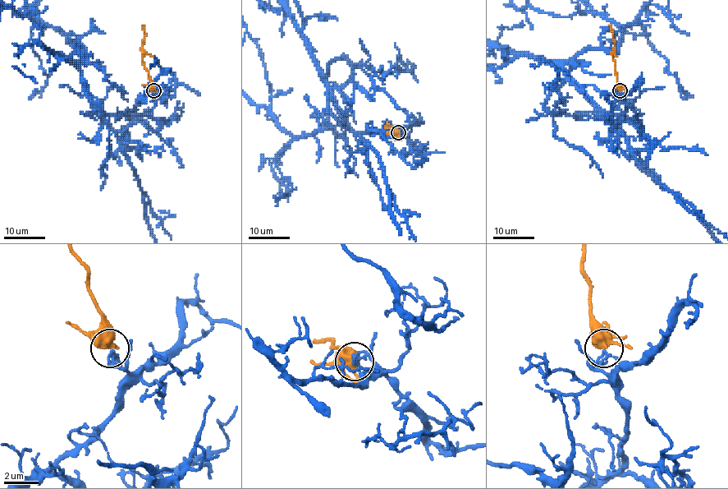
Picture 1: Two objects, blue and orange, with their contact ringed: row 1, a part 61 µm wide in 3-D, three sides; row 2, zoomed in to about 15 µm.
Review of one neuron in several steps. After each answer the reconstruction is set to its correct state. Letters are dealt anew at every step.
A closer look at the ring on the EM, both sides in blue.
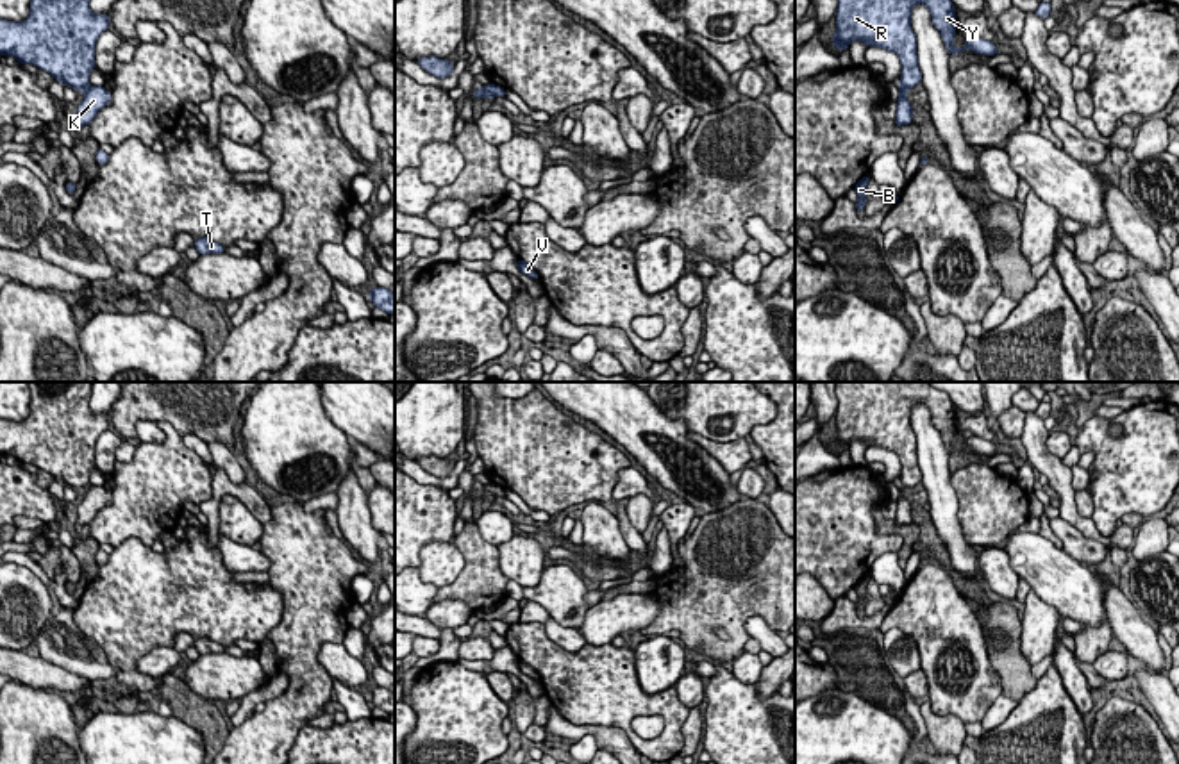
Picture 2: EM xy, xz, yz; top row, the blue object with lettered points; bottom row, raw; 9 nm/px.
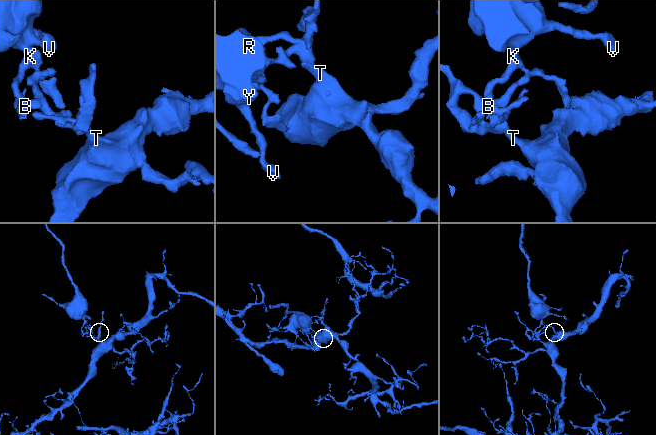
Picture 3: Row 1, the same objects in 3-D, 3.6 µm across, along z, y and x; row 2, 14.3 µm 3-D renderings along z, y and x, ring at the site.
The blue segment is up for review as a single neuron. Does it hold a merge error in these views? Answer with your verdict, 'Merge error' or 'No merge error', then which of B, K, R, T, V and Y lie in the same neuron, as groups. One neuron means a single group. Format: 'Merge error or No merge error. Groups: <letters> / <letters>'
Merge error. Groups: B K T / R V Y

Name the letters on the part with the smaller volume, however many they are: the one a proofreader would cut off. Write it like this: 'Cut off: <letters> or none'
Cut off: R, V, Y

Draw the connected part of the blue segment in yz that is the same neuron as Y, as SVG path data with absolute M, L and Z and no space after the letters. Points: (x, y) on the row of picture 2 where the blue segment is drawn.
M838 0L832 45L849 48L854 39L868 46L895 52L900 59L899 86L911 89L922 82L918 68L916 36L911 29L911 9L924 4L931 11L932 25L941 32L950 55L972 50L982 55L1000 54L991 41L972 36L963 48L952 45L956 36L956 9L950 0Z

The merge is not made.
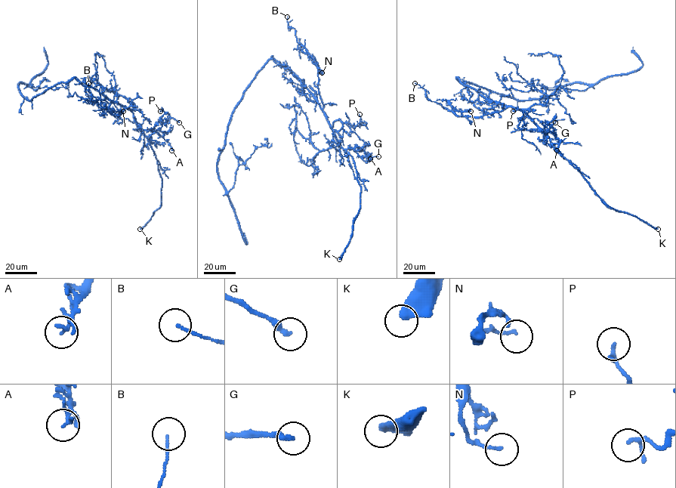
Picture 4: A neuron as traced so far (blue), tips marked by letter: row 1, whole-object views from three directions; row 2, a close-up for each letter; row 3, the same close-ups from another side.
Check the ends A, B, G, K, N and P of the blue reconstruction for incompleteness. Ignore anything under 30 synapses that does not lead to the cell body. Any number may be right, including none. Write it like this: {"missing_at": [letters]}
{"missing_at": ["K"]}

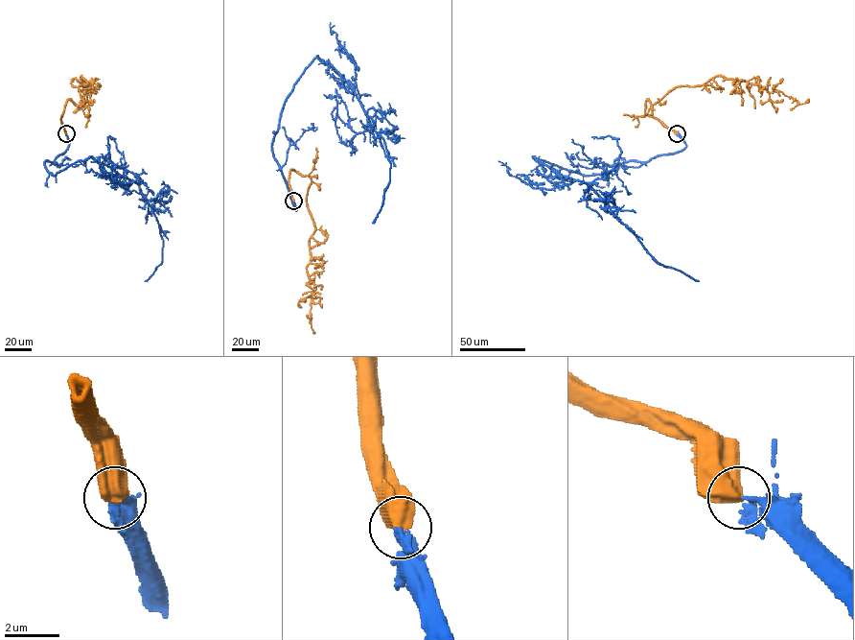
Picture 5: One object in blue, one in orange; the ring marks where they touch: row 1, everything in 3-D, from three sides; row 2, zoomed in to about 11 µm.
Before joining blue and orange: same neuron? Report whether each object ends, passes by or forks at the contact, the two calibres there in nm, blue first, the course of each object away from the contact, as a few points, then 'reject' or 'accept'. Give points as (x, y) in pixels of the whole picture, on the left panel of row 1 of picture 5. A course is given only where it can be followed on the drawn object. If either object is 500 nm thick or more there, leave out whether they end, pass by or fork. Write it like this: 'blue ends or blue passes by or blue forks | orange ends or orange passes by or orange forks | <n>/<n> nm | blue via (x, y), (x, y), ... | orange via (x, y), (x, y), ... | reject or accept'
280/700 nm | blue via (66, 133), (65, 150), (44, 162), (50, 173), (91, 156), (136, 182), (156, 218), (162, 260), (145, 281) | orange via (66, 133), (61, 114), (68, 100), (83, 103), (79, 86), (87, 82), (81, 76), (83, 104), (87, 99) | accept

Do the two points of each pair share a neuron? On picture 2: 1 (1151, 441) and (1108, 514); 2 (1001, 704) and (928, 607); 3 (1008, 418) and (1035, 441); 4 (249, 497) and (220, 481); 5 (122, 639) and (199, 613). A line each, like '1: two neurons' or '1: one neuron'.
1: one neuron
2: two neurons
3: two neurons
4: one neuron
5: one neuron

